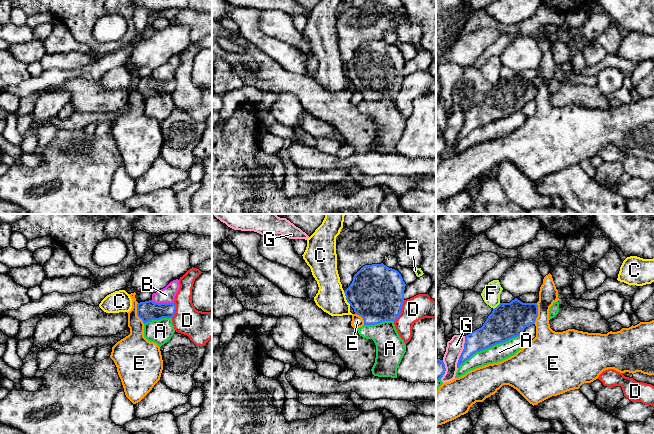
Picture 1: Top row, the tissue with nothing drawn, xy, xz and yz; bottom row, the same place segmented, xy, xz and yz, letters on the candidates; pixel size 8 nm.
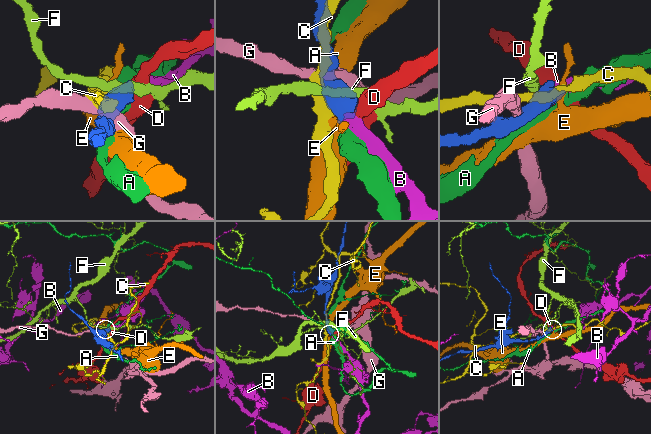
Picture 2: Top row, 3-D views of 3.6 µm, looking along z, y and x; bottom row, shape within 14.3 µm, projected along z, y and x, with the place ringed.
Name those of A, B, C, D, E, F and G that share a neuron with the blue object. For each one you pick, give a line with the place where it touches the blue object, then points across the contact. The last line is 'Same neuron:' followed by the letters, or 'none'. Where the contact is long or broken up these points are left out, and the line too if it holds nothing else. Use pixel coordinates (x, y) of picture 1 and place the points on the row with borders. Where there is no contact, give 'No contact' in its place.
B: Touches blue at xy (162, 303). Path across: xy (147, 311), (156, 309), (162, 303), (166, 295)
Same neuron: B

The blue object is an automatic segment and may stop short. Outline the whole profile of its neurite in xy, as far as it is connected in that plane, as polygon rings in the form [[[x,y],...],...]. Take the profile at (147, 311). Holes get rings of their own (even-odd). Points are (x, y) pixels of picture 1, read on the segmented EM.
[[[179,280],[171,281],[165,288],[152,294],[152,299],[137,304],[137,316],[143,323],[162,318],[172,318],[175,314],[175,296],[179,290]]]

